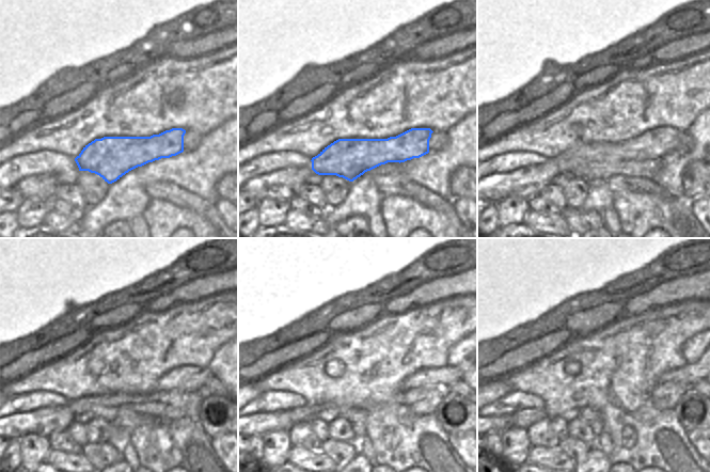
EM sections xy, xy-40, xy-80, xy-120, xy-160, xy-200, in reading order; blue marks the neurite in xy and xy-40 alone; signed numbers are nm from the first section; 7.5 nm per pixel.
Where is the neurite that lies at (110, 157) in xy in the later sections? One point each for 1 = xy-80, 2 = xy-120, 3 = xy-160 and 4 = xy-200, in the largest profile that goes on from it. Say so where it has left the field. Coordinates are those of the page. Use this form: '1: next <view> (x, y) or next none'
1: next xy-80 (657, 143)
2: next xy-120 (187, 378)
3: next xy-160 (439, 377)
4: next xy-200 (689, 375)

